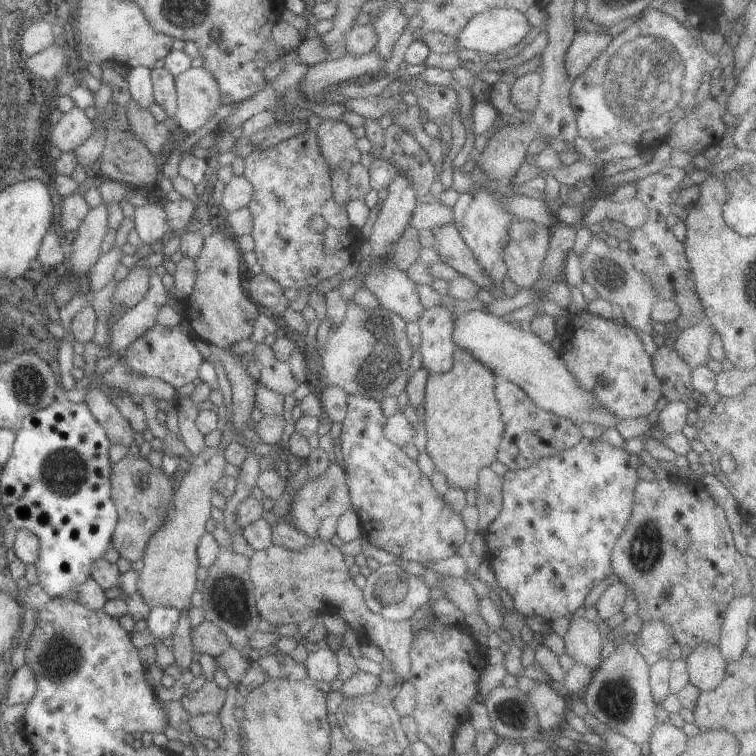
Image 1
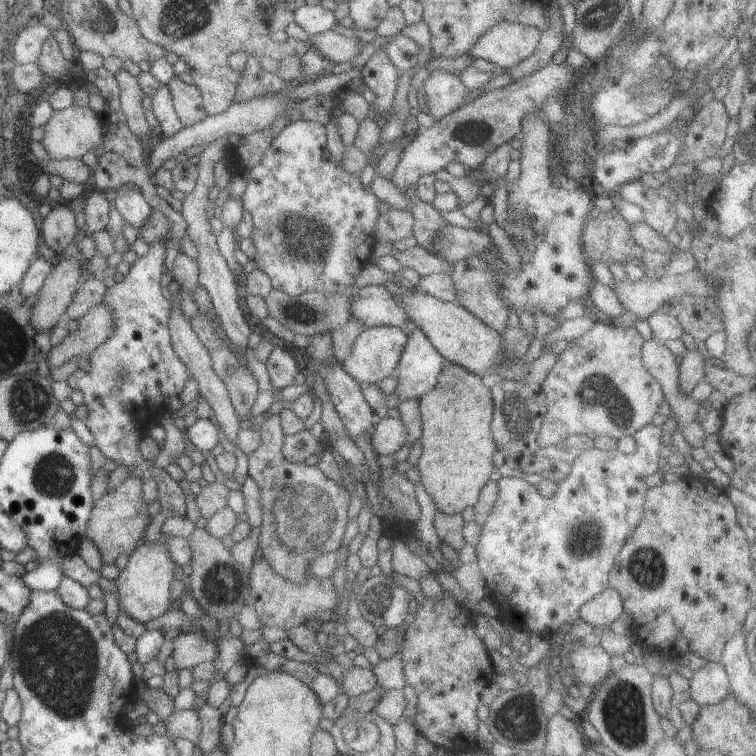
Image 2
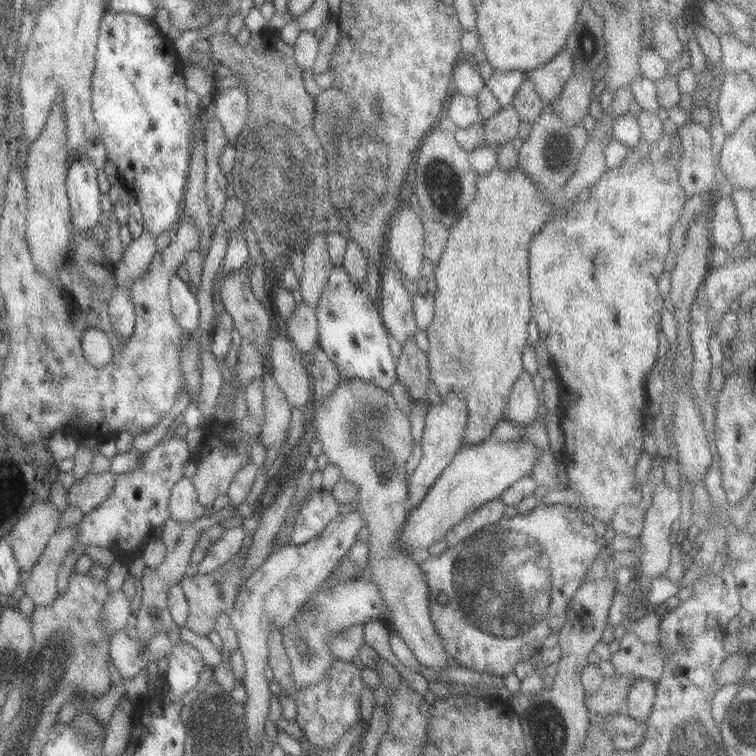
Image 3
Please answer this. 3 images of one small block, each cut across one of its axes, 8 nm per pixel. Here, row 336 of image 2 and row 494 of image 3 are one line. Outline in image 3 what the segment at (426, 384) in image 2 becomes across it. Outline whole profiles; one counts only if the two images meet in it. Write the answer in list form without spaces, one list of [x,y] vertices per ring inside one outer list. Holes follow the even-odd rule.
[[[451,393],[445,399],[435,400],[428,406],[425,414],[425,426],[421,436],[421,458],[411,476],[406,480],[406,493],[411,507],[417,506],[427,494],[429,487],[447,467],[453,456],[462,448],[463,432],[467,421],[467,410],[461,397]]]

